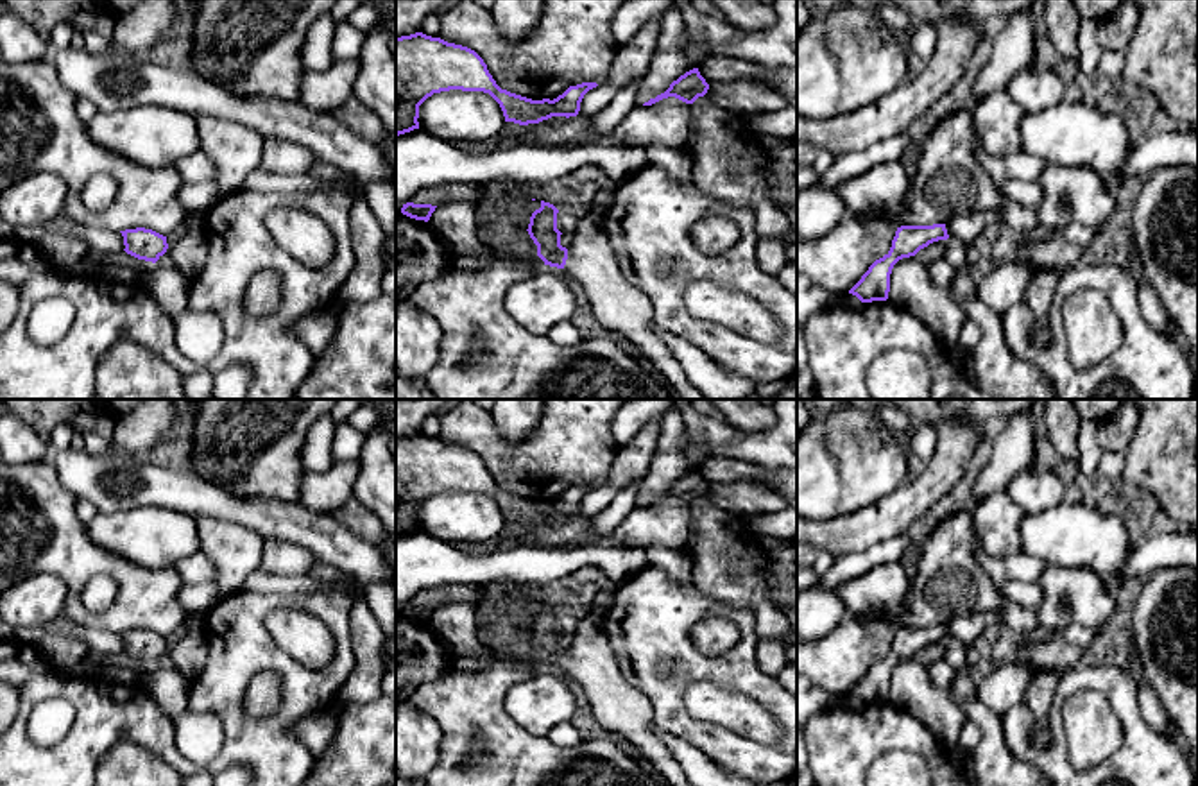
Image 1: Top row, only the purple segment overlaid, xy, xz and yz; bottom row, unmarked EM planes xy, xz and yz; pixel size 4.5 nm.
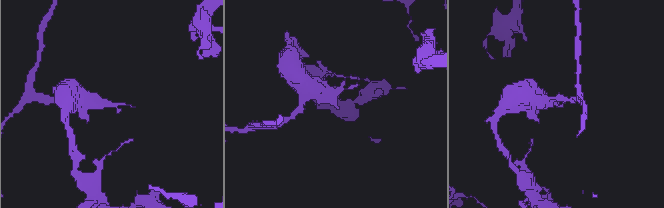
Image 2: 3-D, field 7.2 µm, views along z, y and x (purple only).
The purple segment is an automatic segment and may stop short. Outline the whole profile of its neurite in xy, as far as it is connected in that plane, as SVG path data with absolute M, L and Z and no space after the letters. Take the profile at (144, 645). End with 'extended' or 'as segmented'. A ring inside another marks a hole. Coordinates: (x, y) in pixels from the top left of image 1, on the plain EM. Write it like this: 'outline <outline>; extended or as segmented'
outline M136 628L120 634L124 637L124 652L138 661L156 664L168 650L167 637L152 630Z; as segmented

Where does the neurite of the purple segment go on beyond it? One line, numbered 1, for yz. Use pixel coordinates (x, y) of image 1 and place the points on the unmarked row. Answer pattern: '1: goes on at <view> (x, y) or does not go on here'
1: does not go on here

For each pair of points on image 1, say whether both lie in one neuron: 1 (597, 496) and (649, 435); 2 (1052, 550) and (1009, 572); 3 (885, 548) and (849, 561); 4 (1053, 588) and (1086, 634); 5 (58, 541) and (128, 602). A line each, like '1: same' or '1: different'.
1: same
2: different
3: same
4: different
5: same

